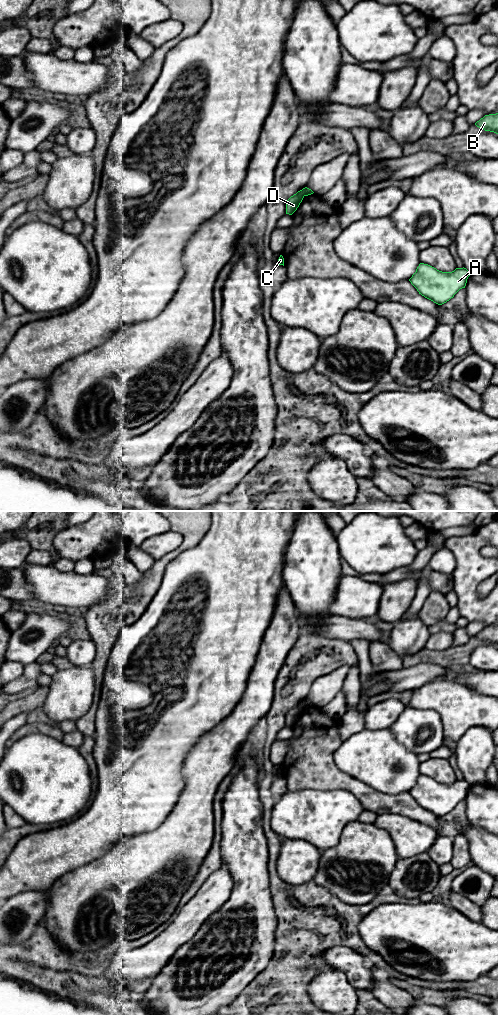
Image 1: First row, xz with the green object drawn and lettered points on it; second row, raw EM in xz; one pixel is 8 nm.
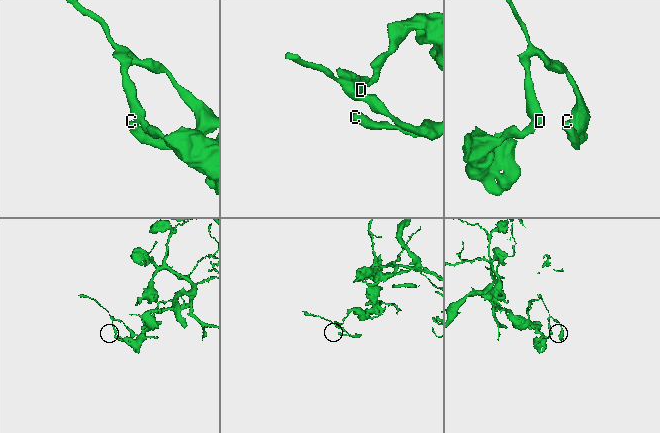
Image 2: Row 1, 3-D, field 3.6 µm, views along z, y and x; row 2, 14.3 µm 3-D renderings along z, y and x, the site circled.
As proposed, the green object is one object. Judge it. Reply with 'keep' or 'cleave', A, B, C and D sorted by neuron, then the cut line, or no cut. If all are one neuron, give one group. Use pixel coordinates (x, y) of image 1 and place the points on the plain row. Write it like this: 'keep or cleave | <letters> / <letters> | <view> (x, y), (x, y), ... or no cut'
cleave | A C D / B | xz (301, 702), (304, 707)

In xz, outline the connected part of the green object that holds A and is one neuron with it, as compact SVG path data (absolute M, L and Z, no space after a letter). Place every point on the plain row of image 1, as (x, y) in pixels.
M420 775L409 791L419 806L442 817L449 813L462 800L465 800L470 784L466 780L456 780L452 784L442 784Z

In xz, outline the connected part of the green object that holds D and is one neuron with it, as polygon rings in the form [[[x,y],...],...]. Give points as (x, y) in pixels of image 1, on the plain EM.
[[[302,702],[291,708],[286,714],[286,726],[292,727],[304,710]]]

